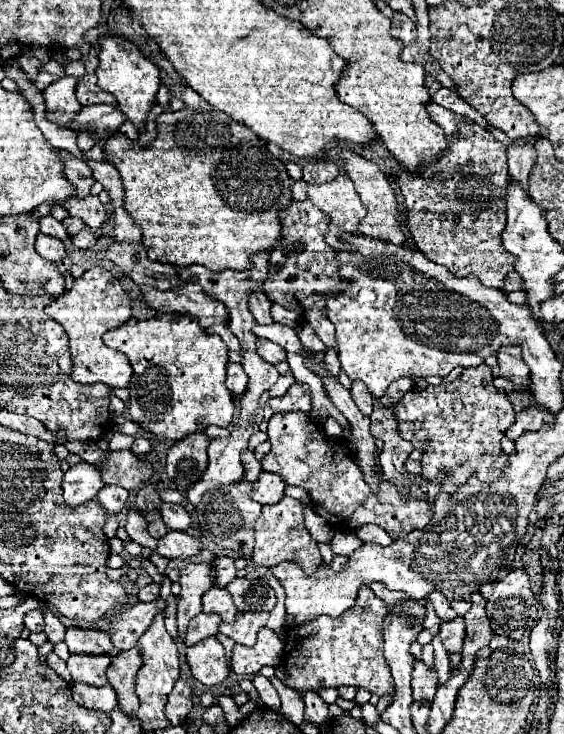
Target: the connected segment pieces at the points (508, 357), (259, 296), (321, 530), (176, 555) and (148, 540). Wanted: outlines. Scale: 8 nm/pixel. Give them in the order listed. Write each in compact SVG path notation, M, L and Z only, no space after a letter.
M502 346L496 358L500 366L500 376L510 380L516 386L516 390L522 390L530 382L530 370L522 360L520 346Z
M262 284L256 286L248 298L248 308L258 324L272 324L274 322L270 316L270 306L272 306L272 302L268 300Z
M304 506L304 516L306 516L306 528L310 532L310 536L316 542L324 542L328 544L334 536L336 530L332 530L332 526L328 526L328 522L324 518L320 518L310 506Z
M168 532L158 540L158 554L168 560L188 560L198 552L198 540L186 532Z
M130 510L128 512L128 522L126 522L126 532L130 536L130 540L138 542L140 546L146 546L150 548L152 552L156 552L156 540L148 534L146 530L146 520L142 518L142 514L138 510Z

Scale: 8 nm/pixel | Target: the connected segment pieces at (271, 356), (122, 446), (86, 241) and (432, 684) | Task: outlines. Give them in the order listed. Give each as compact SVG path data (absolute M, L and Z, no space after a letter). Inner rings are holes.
M258 338L256 340L256 352L268 362L268 364L278 364L282 360L286 360L286 350L270 340L264 340L264 338Z
M114 432L114 438L110 442L110 450L128 450L134 442L134 436L124 436L120 432Z
M84 228L80 234L72 236L72 244L80 250L86 250L86 248L92 248L96 244L96 236L88 228Z
M414 660L414 672L412 672L412 698L414 702L426 702L432 704L432 698L436 694L438 676L436 670L426 668L422 660Z

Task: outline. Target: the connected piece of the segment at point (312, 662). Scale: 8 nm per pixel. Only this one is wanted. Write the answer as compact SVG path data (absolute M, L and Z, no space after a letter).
M362 586L354 608L340 618L318 616L304 626L290 628L286 634L282 664L288 672L284 684L298 692L316 692L324 686L360 686L378 696L390 694L394 682L382 654L382 618L388 610L386 602L376 598L368 586Z

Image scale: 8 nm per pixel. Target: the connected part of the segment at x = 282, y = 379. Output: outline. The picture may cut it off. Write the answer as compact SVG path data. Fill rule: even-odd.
M289 370L286 374L281 375L276 383L269 390L269 398L280 397L283 396L288 388L295 382L295 378L291 370Z

